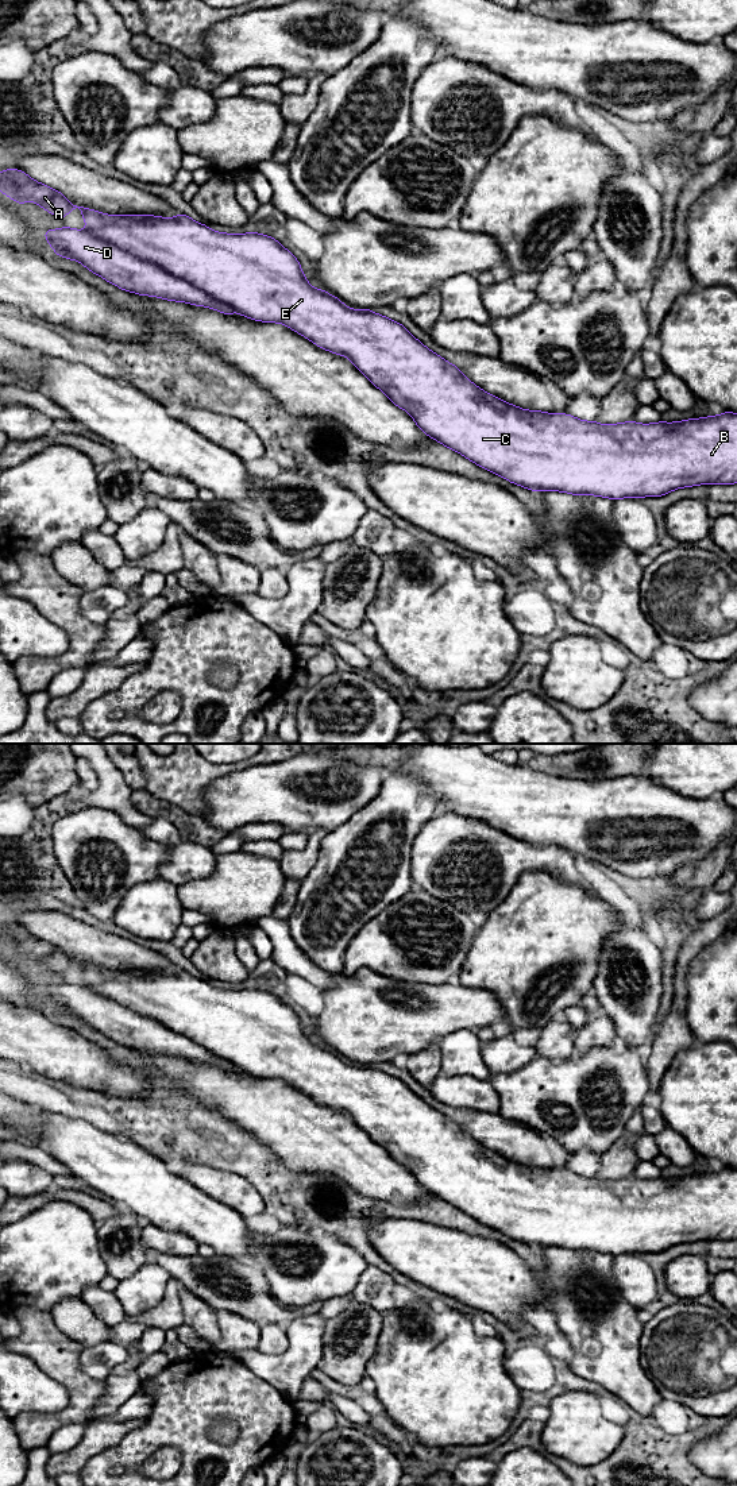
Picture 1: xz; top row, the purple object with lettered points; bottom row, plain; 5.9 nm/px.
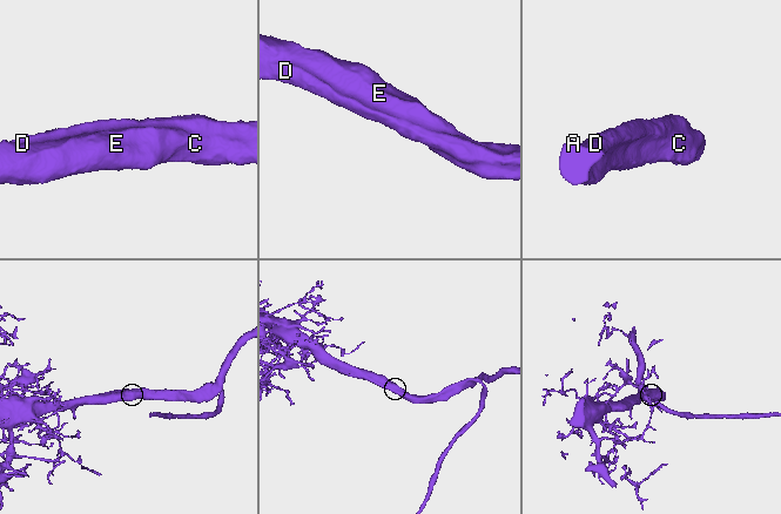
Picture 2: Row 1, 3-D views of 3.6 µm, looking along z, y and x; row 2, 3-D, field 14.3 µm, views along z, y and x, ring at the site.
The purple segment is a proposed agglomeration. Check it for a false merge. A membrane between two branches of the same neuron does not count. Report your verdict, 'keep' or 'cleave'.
keep

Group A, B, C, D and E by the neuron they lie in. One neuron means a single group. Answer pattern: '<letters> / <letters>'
A B C D E

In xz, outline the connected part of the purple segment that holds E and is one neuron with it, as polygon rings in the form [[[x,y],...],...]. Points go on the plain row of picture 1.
[[[16,925],[0,929],[0,947],[23,964],[23,960],[31,956],[59,974],[65,974],[72,965],[81,966],[86,979],[85,987],[69,983],[45,985],[45,995],[57,1011],[81,1018],[89,1027],[126,1047],[208,1062],[224,1070],[238,1068],[256,1077],[281,1078],[320,1104],[347,1112],[395,1162],[406,1166],[427,1192],[459,1208],[482,1224],[528,1246],[598,1251],[617,1257],[630,1253],[661,1253],[672,1246],[697,1240],[737,1239],[736,1169],[724,1167],[719,1172],[676,1178],[638,1180],[630,1176],[602,1181],[598,1177],[583,1177],[566,1169],[520,1165],[470,1138],[459,1123],[427,1104],[400,1078],[377,1070],[371,1065],[347,1064],[337,1053],[329,1051],[325,1045],[312,1043],[304,1033],[297,1014],[271,992],[258,988],[216,988],[182,969],[173,974],[151,970],[103,970],[99,966],[72,960],[61,947],[36,938],[23,926]]]

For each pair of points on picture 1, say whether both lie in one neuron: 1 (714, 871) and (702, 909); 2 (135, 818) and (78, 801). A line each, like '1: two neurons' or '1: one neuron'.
1: two neurons
2: one neuron

